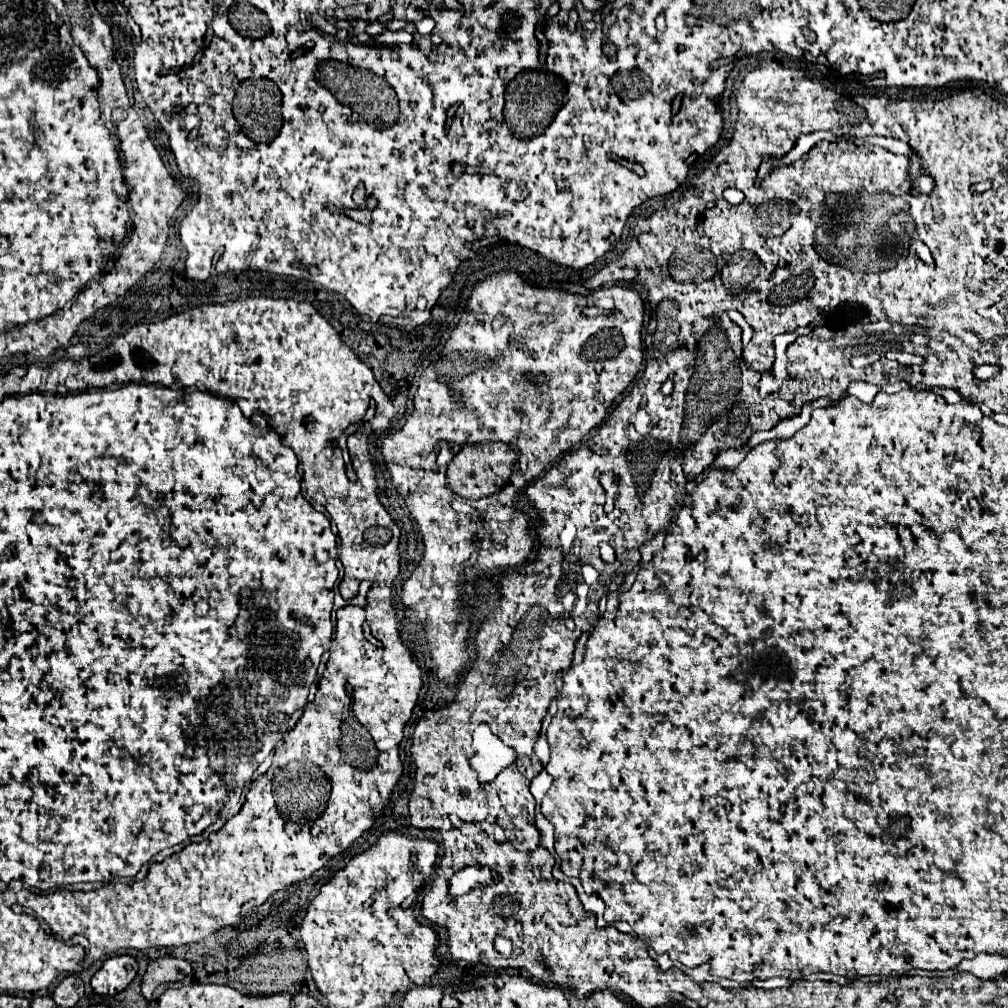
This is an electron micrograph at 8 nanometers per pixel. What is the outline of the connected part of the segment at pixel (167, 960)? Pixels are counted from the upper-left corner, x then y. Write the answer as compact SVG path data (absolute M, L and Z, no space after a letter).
M160 957L154 959L142 979L142 995L150 1001L152 993L158 985L162 983L170 983L170 981L182 981L188 973L192 971L190 963L178 957Z

